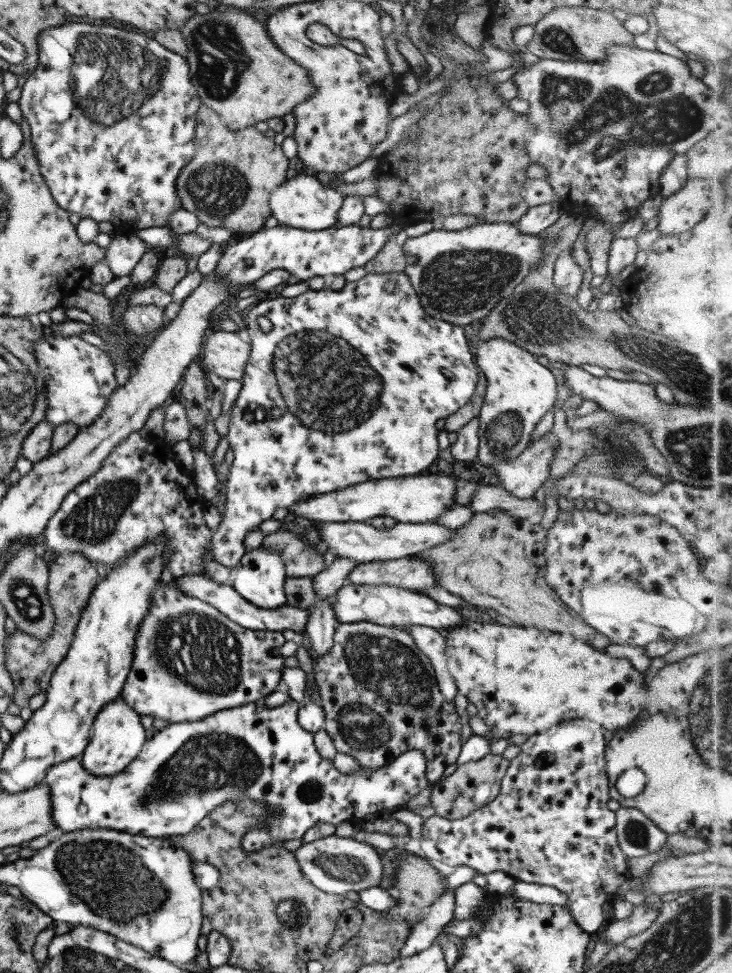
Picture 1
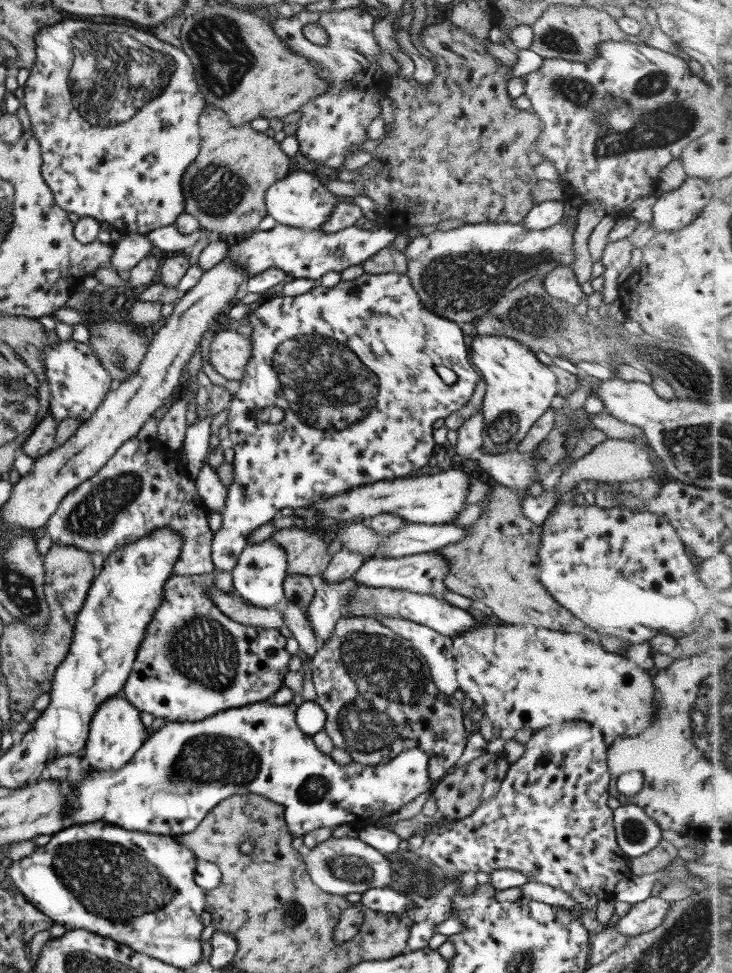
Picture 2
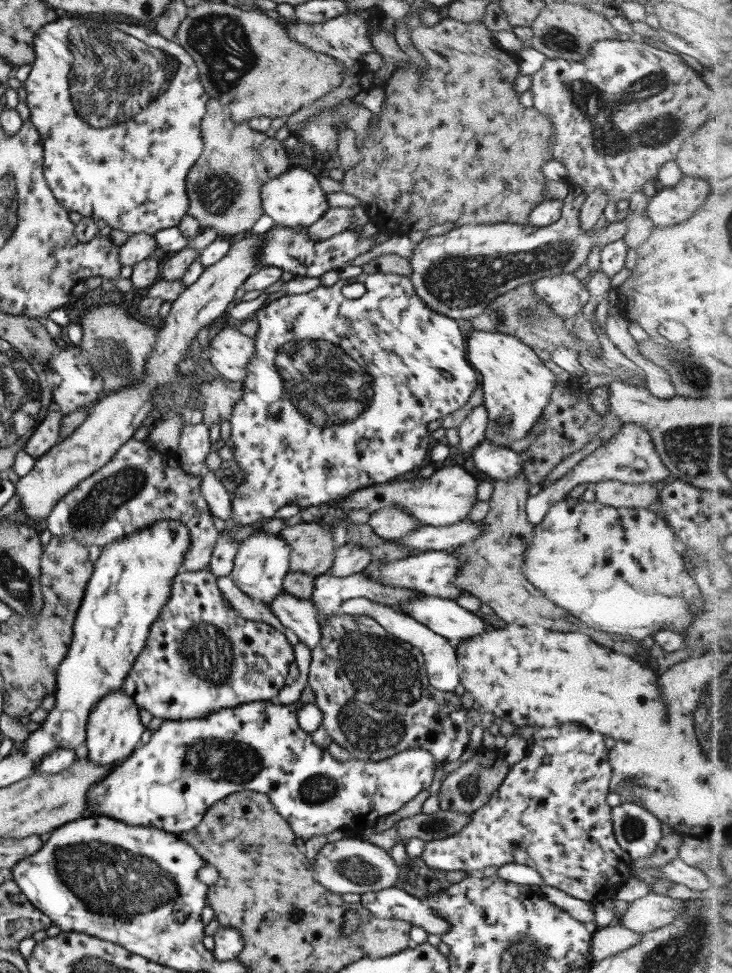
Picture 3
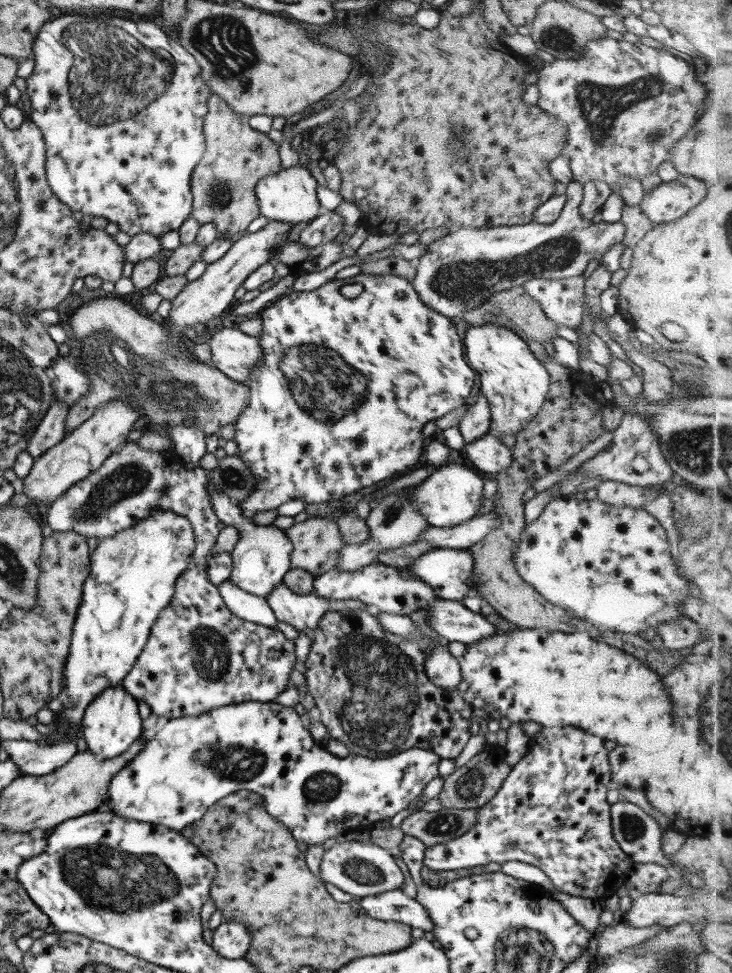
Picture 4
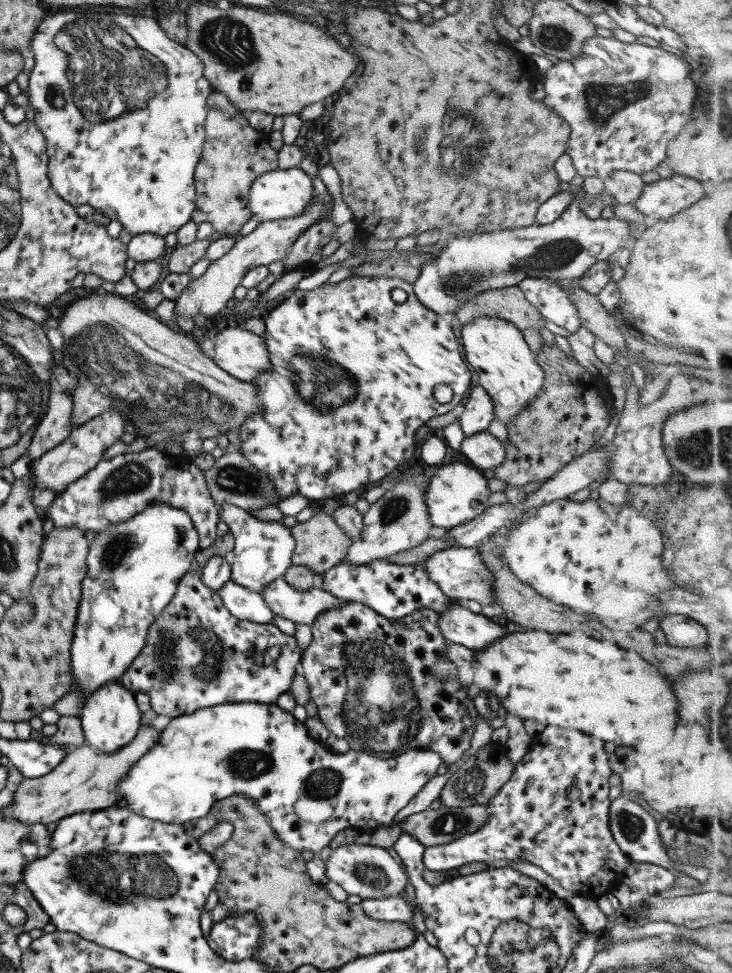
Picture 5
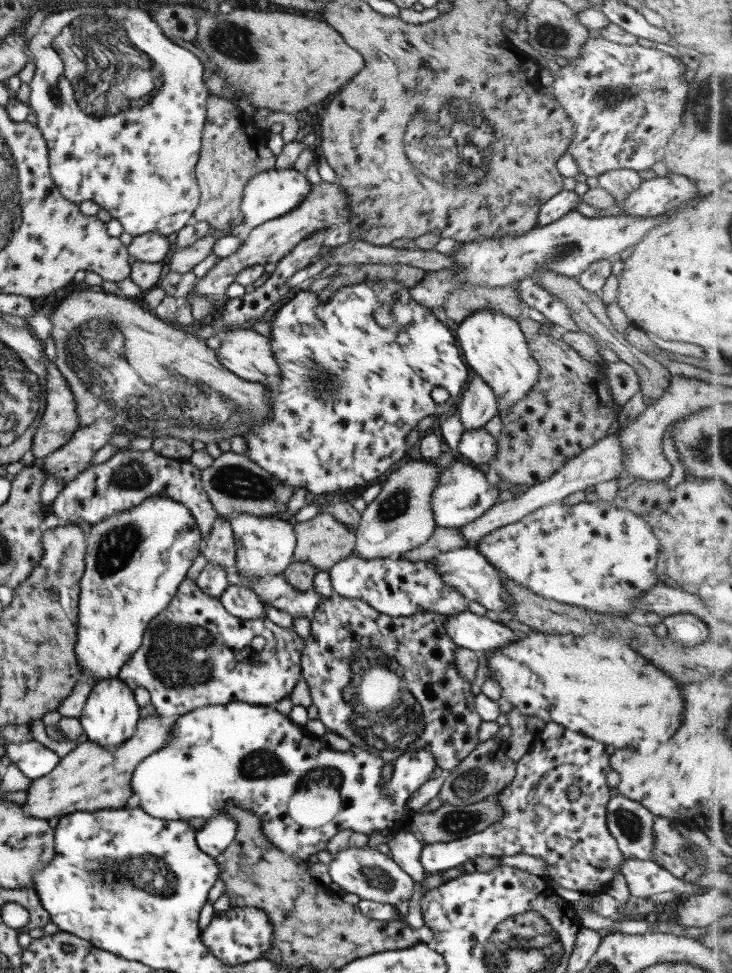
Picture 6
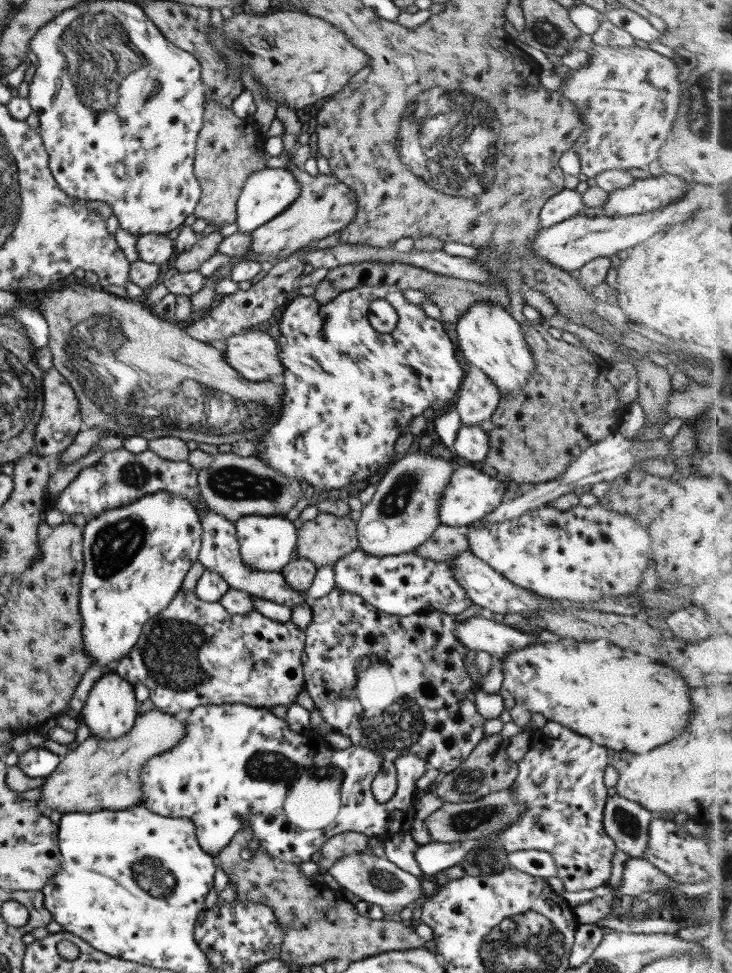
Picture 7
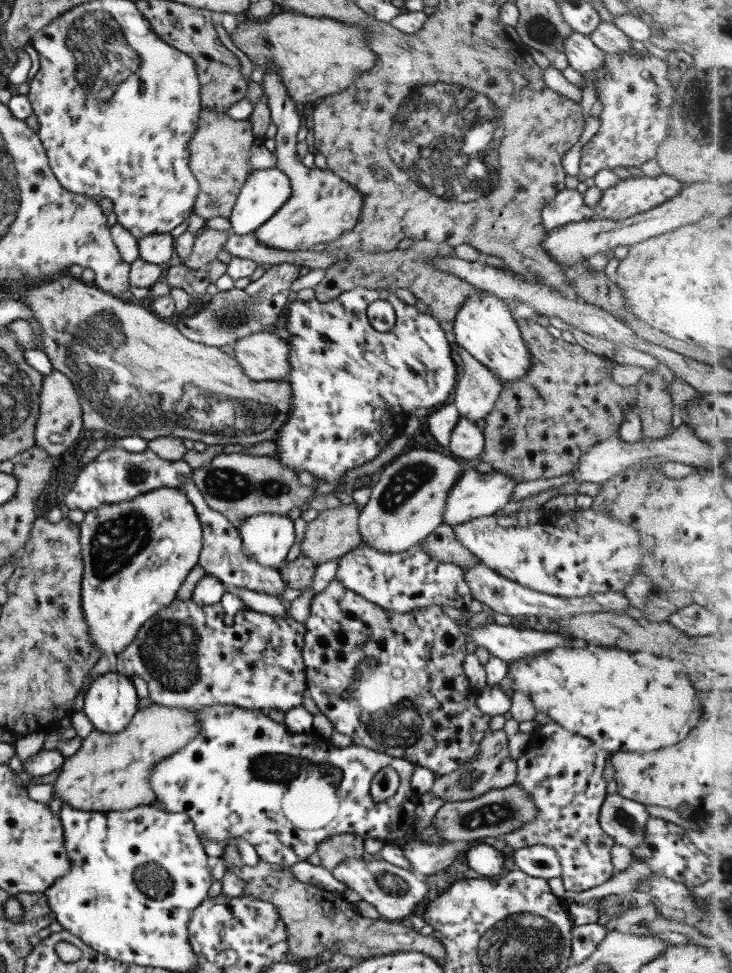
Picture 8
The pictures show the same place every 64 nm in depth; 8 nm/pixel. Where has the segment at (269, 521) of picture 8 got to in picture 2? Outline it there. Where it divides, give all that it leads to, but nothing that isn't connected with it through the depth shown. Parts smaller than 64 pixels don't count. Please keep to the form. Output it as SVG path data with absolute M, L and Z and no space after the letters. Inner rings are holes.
M206 461L198 469L198 474L194 479L195 491L205 507L211 511L221 514L223 511L226 488L221 485L215 470ZM267 539L259 544L249 542L241 550L237 563L230 570L234 592L249 605L270 609L282 604L284 599L282 582L286 577L285 552L281 544L275 544Z

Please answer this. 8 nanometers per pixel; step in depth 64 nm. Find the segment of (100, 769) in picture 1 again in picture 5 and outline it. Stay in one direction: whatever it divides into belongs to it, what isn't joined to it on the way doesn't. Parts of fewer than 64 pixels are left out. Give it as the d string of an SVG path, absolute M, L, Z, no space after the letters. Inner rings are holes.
M109 681L105 685L100 685L95 692L87 696L78 716L85 745L93 748L97 754L113 754L135 737L140 726L139 716L134 693L123 688L119 682Z

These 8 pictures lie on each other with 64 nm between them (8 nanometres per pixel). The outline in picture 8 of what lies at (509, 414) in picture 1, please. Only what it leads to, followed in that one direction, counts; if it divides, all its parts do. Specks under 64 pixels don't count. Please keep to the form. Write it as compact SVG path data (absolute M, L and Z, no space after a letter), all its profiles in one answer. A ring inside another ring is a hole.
M479 289L477 294L465 298L452 323L456 344L471 354L479 364L487 366L487 370L493 372L502 385L519 380L523 374L527 374L531 357L505 301Z

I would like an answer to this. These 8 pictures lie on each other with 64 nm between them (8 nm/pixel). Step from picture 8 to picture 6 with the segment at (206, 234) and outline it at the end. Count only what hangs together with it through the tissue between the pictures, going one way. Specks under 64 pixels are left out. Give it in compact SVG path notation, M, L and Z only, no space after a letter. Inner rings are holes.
M207 235L197 239L193 244L183 248L176 247L171 254L171 259L167 266L173 272L185 274L192 271L193 267L203 261L211 253L211 247L215 243L213 236Z

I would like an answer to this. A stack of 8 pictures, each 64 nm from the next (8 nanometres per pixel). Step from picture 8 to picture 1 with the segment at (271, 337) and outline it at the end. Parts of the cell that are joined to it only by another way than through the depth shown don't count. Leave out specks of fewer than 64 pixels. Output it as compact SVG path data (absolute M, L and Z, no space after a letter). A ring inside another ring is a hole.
M211 328L204 336L198 357L204 370L225 380L241 380L249 358L250 344L235 332Z

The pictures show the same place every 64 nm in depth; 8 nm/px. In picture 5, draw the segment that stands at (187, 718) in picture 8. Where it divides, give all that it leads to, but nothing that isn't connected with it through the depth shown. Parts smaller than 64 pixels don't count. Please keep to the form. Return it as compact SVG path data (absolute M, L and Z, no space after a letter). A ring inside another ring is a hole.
M141 724L131 742L115 750L113 754L97 754L93 748L86 745L72 748L50 773L31 775L17 783L16 788L11 790L11 802L3 808L3 814L7 818L23 822L25 826L35 822L47 825L71 814L98 811L117 805L119 779L125 777L131 765L147 753L147 750L156 746L158 734L153 726Z

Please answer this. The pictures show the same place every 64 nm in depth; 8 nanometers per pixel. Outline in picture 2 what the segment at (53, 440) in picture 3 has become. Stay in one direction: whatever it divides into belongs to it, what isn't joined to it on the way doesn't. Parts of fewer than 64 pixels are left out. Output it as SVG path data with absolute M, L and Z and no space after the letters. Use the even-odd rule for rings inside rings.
M49 414L45 415L37 421L31 434L25 439L19 450L25 453L25 457L31 458L33 461L43 457L43 454L47 454L55 448L56 428L55 418Z

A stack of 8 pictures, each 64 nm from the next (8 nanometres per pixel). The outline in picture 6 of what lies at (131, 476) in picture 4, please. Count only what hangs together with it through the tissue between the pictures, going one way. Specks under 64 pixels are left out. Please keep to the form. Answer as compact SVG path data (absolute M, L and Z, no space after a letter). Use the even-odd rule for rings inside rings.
M151 448L145 451L118 449L106 462L85 468L59 490L45 512L53 514L60 525L85 522L91 527L107 516L132 510L150 497L164 497L185 506L194 518L202 542L209 537L211 526L219 517L203 491L200 471L187 460L171 460Z

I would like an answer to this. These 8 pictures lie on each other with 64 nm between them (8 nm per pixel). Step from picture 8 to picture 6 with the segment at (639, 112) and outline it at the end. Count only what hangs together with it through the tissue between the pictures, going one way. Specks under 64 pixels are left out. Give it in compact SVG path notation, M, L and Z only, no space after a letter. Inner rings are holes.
M603 37L588 39L582 45L578 57L551 72L553 81L548 89L574 129L566 151L575 160L578 172L593 178L608 170L620 168L637 173L649 170L655 162L661 161L668 139L681 125L683 110L690 109L685 106L703 106L705 102L712 102L713 75L705 77L705 80L685 80L684 72L685 66L677 58L661 50L637 44L621 46Z

